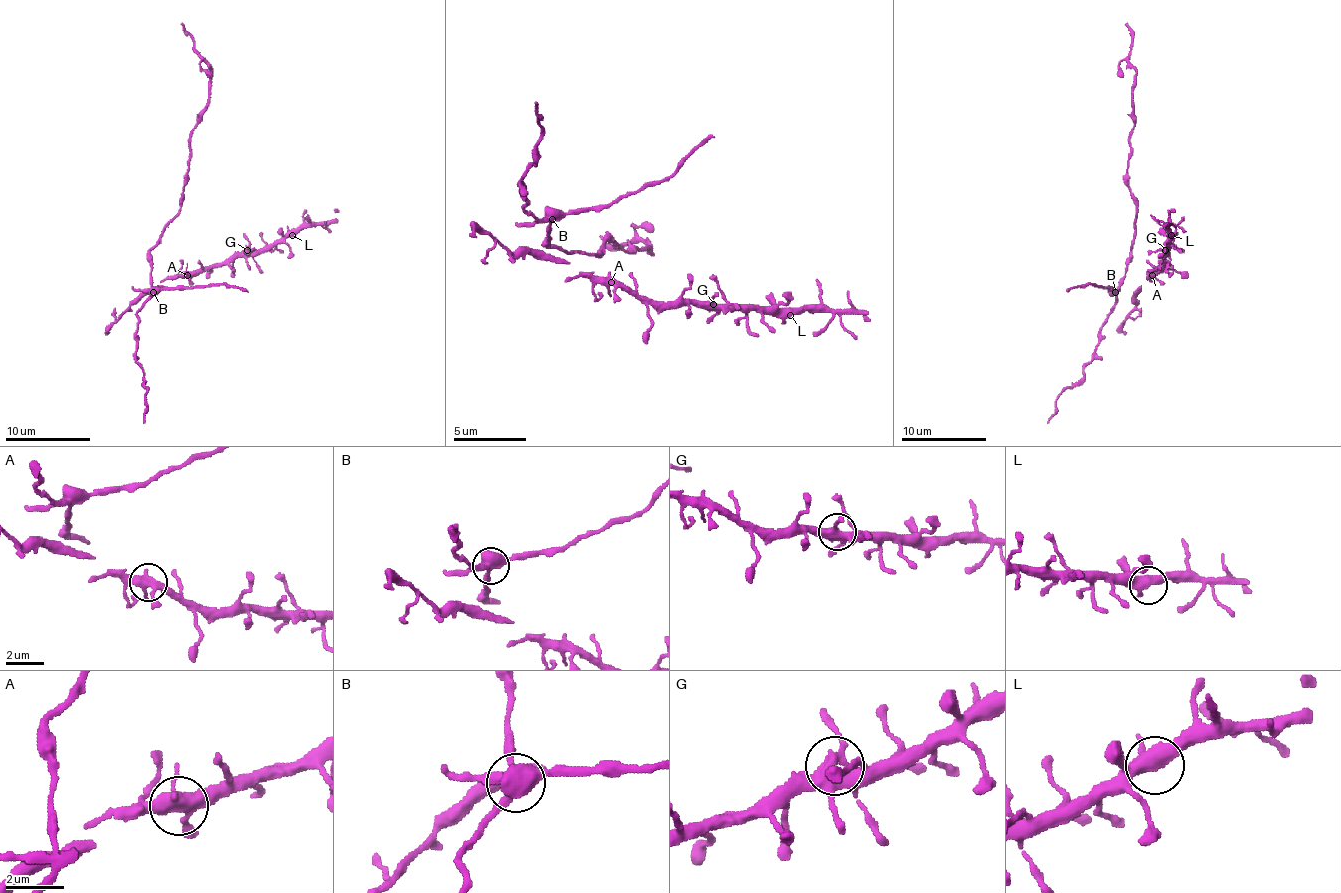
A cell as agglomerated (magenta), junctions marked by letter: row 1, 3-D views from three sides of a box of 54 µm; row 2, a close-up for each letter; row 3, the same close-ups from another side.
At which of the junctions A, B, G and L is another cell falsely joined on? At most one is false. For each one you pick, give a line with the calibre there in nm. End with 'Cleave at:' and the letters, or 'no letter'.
B: Thickness 480 nm
Cleave at: B

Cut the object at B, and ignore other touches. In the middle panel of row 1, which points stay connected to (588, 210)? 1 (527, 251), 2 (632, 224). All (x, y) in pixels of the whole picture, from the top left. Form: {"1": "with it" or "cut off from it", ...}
{"1": "cut off from it", "2": "cut off from it"}

